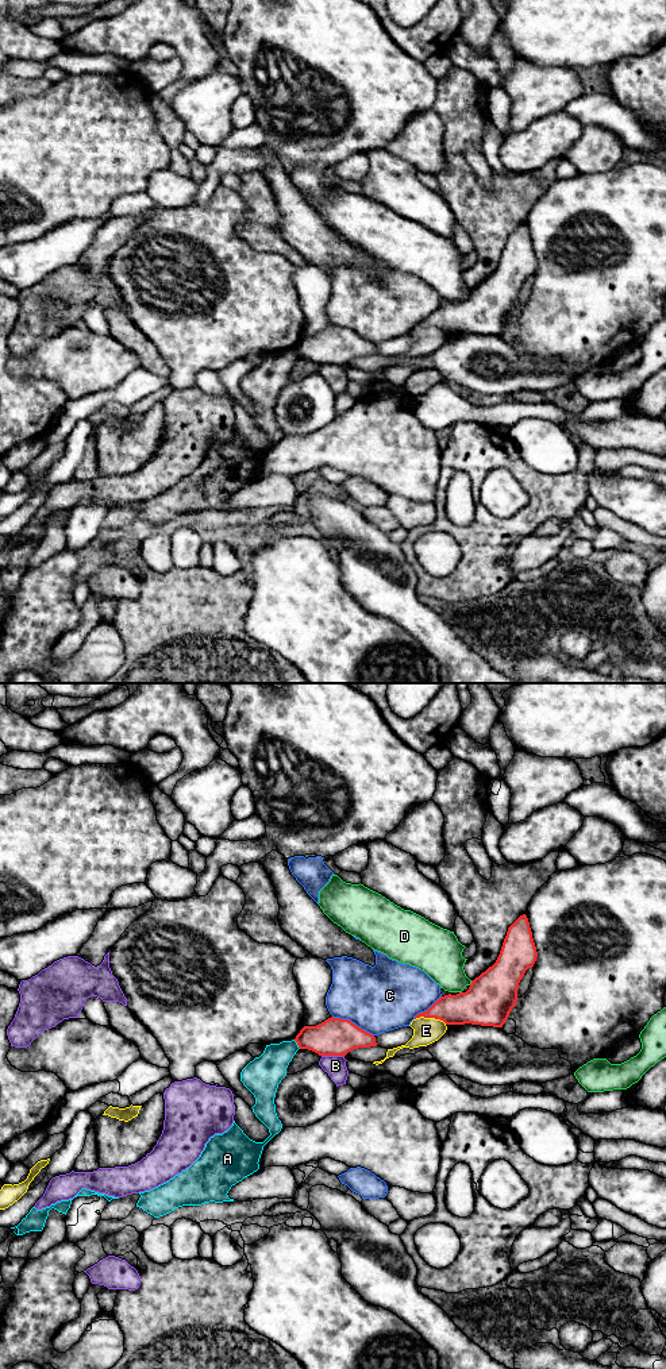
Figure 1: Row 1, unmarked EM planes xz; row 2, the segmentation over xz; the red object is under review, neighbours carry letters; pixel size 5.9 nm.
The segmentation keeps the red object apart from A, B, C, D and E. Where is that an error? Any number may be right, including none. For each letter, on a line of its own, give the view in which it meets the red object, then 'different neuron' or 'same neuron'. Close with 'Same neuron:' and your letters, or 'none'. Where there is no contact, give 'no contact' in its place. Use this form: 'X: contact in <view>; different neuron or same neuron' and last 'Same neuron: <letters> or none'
A: contact in xz; different neuron
B: contact in xz; different neuron
C: contact in xz; different neuron
D: contact in xz; different neuron
E: contact in xz; different neuron
Same neuron: none

